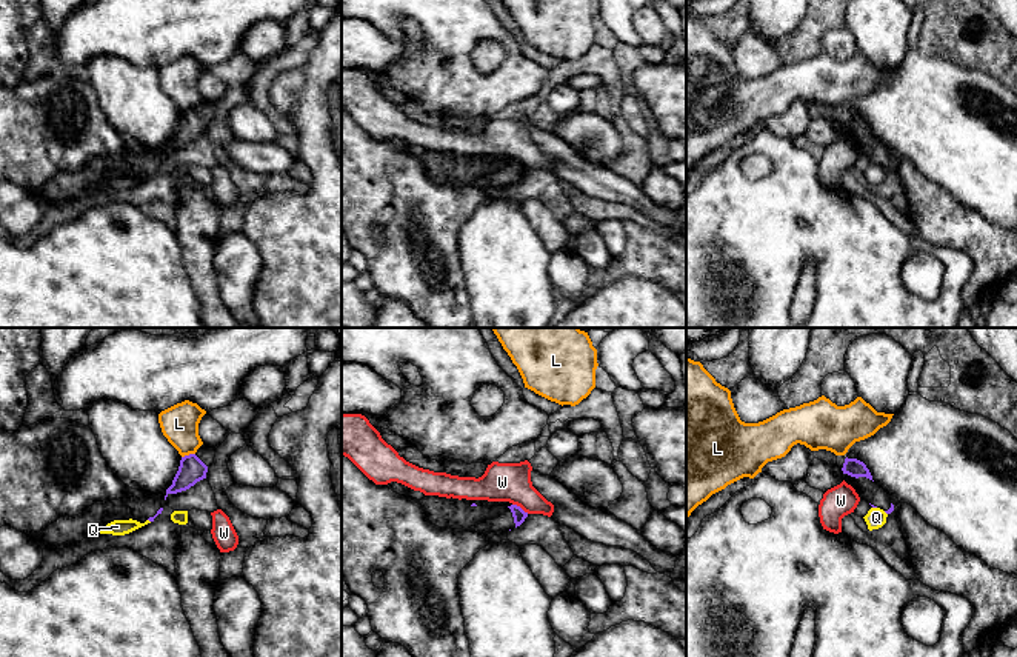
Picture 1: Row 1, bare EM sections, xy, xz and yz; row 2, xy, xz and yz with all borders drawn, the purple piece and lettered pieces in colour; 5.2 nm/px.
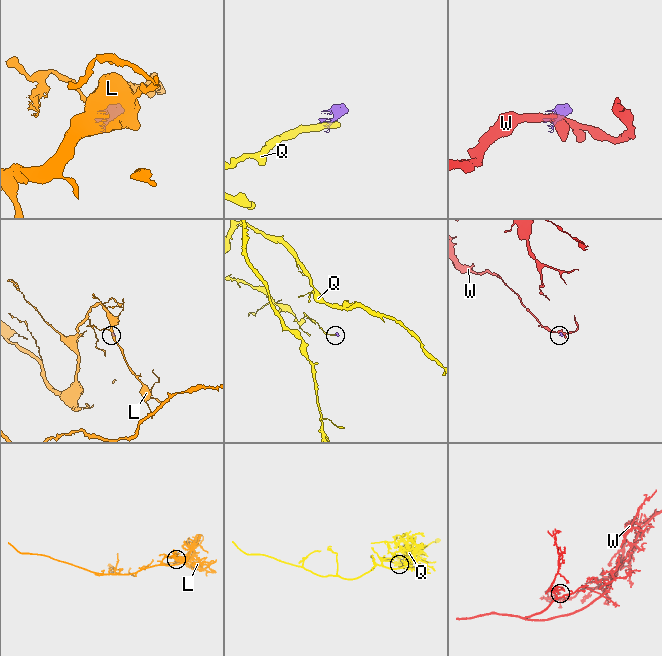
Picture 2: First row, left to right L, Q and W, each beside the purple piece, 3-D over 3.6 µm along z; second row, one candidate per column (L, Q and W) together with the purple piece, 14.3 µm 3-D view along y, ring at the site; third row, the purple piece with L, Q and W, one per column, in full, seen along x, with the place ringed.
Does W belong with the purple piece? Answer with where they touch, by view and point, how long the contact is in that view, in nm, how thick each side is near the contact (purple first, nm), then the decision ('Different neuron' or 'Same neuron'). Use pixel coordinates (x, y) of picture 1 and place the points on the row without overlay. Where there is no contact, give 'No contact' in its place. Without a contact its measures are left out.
Touches purple at xz (519, 162). Shared border 100 nm. Thickness 70 nm (purple) against 200 nm. Different neuron

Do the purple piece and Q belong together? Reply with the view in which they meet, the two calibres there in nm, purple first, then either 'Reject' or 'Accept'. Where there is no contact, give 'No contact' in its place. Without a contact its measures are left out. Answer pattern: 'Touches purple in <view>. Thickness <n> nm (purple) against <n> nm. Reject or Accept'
Touches purple in yz. Thickness 20 nm (purple) against 110 nm. Reject

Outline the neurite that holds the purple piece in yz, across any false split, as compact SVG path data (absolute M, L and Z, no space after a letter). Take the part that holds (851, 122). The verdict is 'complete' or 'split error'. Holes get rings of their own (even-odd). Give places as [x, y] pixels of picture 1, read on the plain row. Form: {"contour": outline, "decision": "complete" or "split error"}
{"contour": "M845 114L843 135L851 140L860 154L865 154L872 163L880 163L886 169L894 166L891 151L879 142L866 123L866 120L857 114Z", "decision": "split error"}

